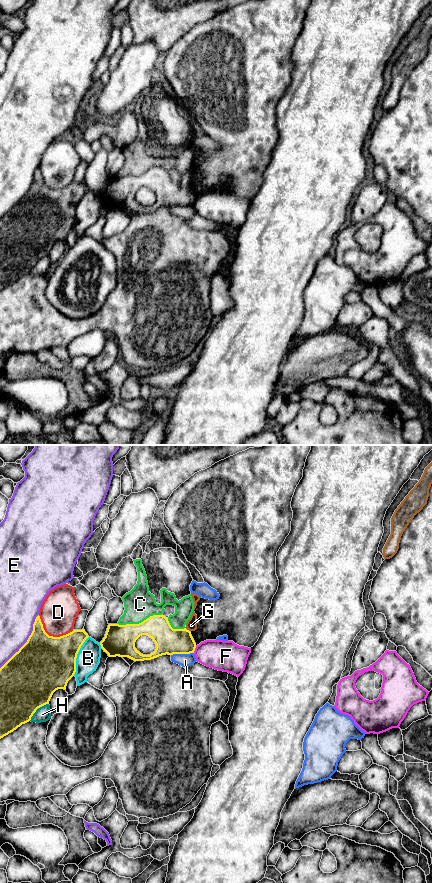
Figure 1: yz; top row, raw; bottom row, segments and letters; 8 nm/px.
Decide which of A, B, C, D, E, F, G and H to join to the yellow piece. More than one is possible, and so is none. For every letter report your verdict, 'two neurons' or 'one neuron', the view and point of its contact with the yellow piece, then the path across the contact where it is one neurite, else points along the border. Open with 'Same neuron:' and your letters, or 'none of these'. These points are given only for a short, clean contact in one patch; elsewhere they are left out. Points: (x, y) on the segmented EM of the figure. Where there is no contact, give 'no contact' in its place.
Same neuron: none of these
A: two neurons; meets yellow in yz at (182, 653)
B: two neurons; meets yellow in yz at (76, 655)
C: two neurons; meets yellow in yz at (139, 623)
D: two neurons; meets yellow in yz at (51, 636)
E: two neurons; meets yellow in yz at (27, 641)
F: two neurons; meets yellow in yz at (194, 649); border along yz (196, 646), (193, 652)
G: two neurons; meets yellow in yz at (186, 629)
H: two neurons; meets yellow in yz at (37, 708)

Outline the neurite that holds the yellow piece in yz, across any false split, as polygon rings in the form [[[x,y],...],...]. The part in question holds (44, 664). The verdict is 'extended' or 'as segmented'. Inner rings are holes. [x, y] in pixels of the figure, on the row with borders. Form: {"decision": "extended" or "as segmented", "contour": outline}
{"decision": "as segmented", "contour": [[[40,616],[36,617],[27,642],[0,668],[0,739],[29,722],[38,708],[49,704],[56,690],[66,689],[68,681],[76,672],[77,654],[88,637],[84,629],[73,630],[60,637],[49,636]]]}

